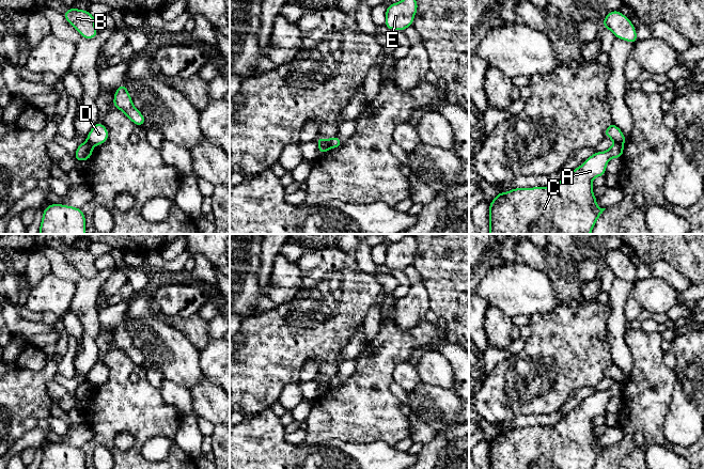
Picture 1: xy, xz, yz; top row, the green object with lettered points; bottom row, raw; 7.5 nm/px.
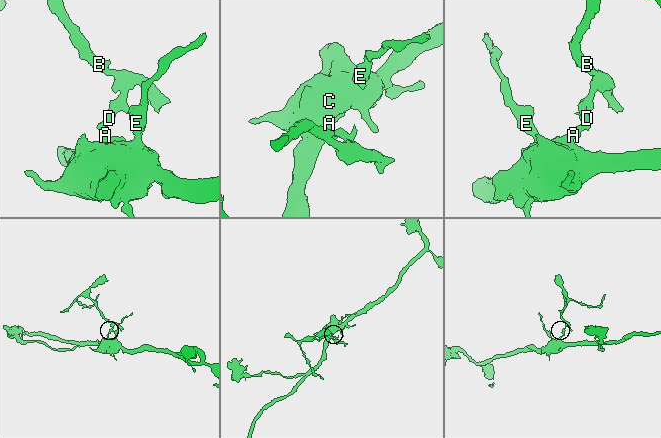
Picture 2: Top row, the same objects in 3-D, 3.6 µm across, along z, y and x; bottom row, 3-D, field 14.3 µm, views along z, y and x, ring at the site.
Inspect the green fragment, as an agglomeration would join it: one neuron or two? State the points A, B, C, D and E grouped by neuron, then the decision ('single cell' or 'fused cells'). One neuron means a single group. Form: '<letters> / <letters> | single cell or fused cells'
A C E / B D | fused cells

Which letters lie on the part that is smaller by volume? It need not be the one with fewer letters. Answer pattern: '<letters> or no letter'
B, D

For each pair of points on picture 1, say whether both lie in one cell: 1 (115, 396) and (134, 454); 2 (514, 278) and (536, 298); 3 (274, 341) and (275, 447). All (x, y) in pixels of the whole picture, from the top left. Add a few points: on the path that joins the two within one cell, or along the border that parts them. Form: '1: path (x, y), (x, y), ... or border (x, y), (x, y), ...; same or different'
1: path (129, 410), (138, 419), (138, 440); same
2: path (519, 283), (531, 293); same
3: border (270, 406), (255, 416), (247, 417); different

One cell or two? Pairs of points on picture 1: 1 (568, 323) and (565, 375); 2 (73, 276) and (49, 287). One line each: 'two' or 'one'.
1: one
2: two

